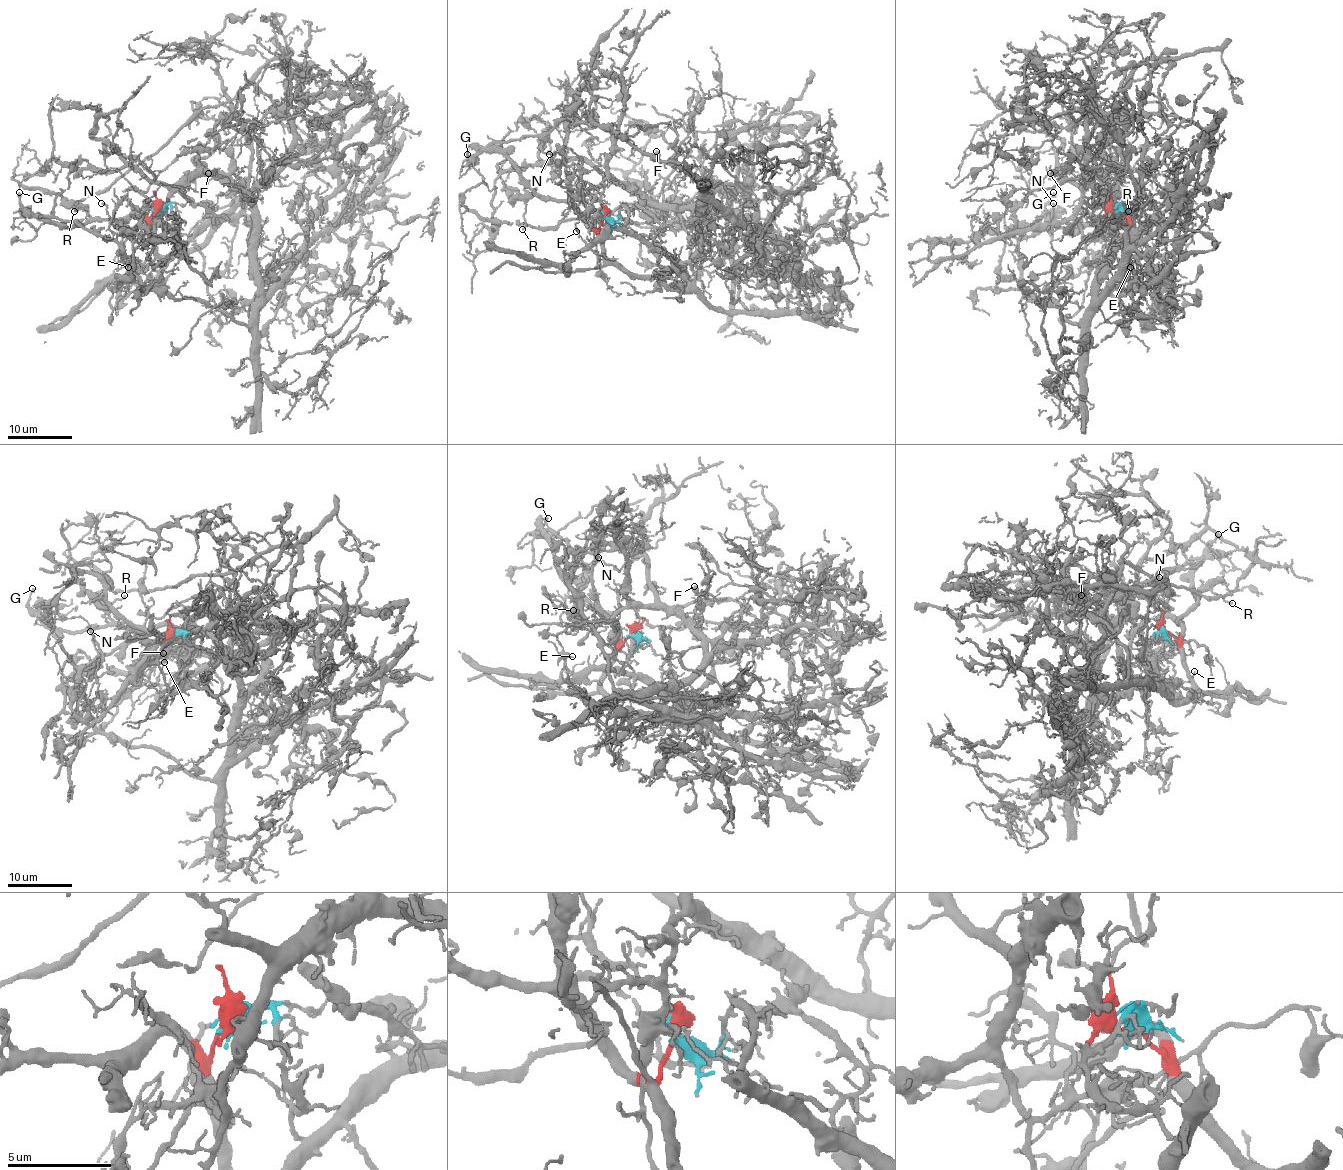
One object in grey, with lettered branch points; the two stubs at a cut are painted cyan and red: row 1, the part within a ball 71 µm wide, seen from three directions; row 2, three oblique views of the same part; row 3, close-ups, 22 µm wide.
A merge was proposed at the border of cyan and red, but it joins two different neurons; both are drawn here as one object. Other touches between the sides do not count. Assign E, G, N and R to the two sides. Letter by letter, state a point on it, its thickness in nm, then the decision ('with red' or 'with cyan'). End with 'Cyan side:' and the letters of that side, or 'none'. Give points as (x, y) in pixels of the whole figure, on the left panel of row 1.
E: at (128, 267); 110 nm thick; with cyan
G: at (19, 192); 320 nm thick; with red
N: at (101, 203); 200 nm thick; with red
R: at (74, 211); 150 nm thick; with red
Cyan side: E

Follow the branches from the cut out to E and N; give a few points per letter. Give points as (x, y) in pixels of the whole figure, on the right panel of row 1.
E: (1114, 211), (1117, 205), (1103, 221), (1125, 239), (1129, 245), (1127, 274), (1142, 284), (1127, 276), (1130, 266)
N: (1114, 211), (1119, 211), (1127, 219), (1127, 214), (1121, 211), (1095, 224), (1057, 227), (1051, 218), (1053, 203)

